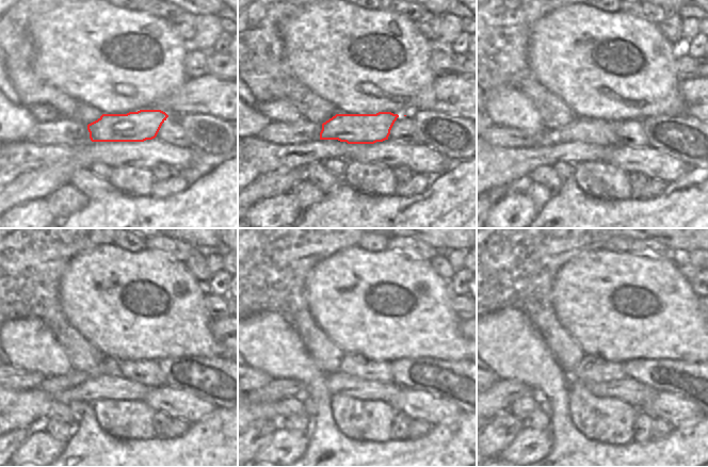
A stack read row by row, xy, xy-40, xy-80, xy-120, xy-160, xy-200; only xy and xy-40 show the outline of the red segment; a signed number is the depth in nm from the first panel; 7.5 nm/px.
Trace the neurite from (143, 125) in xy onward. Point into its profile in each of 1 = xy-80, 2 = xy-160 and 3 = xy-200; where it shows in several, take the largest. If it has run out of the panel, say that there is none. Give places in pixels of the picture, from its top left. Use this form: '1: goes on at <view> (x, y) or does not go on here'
1: goes on at xy-80 (588, 130)
2: goes on at xy-160 (277, 389)
3: goes on at xy-200 (498, 398)

